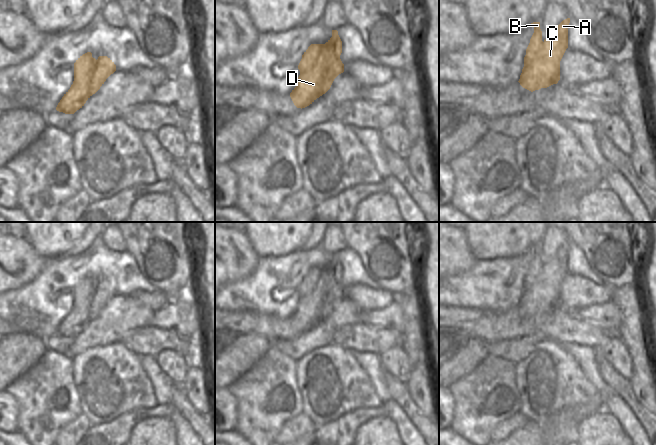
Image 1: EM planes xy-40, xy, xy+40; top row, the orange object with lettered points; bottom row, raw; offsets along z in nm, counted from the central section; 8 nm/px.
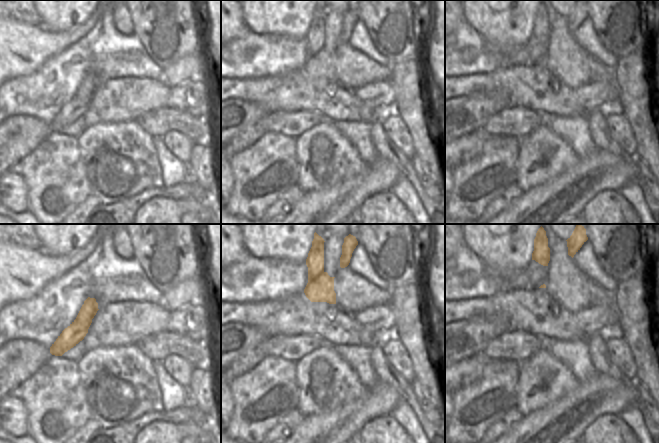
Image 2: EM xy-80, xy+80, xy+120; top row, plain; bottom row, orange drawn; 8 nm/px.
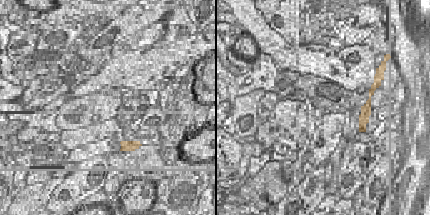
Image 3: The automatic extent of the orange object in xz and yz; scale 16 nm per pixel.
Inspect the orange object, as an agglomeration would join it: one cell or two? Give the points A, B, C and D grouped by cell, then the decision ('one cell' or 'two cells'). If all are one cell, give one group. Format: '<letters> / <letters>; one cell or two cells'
A C D / B; two cells

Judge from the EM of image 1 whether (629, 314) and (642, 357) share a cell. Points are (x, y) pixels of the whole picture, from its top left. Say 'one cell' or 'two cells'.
one cell

